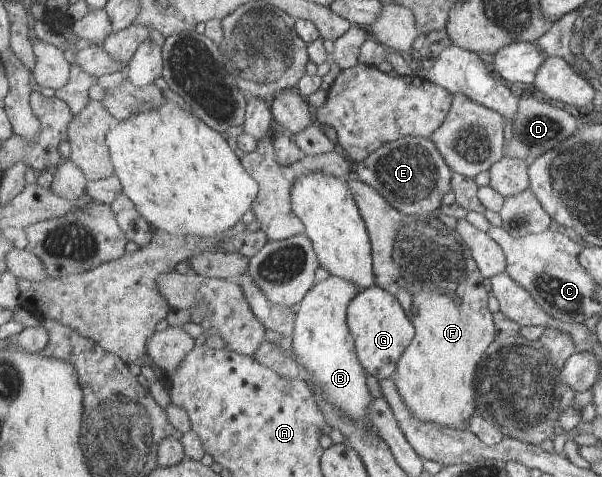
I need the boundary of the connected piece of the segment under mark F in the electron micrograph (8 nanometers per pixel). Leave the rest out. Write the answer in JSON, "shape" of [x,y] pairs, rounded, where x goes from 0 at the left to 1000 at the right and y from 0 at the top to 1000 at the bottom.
{"shape":[[[591,371],[575,373],[586,407],[590,409],[595,434],[606,459],[606,474],[616,499],[616,532],[620,532],[620,581],[623,597],[638,604],[654,616],[671,642],[671,648],[679,658],[679,667],[689,675],[691,702],[684,719],[678,725],[676,738],[664,751],[659,784],[656,786],[658,807],[664,818],[668,836],[678,847],[686,868],[694,872],[693,878],[704,883],[719,883],[733,893],[752,895],[754,899],[779,901],[781,881],[791,868],[791,813],[789,797],[796,755],[806,746],[809,730],[824,711],[822,706],[822,675],[819,675],[819,658],[812,652],[812,621],[821,621],[819,597],[814,585],[807,585],[804,572],[799,570],[792,547],[786,541],[779,512],[767,501],[759,478],[749,480],[739,474],[739,461],[728,461],[726,453],[739,449],[736,436],[728,438],[723,449],[716,451],[674,451],[663,438],[658,438],[625,394],[605,379],[595,377]]]}

